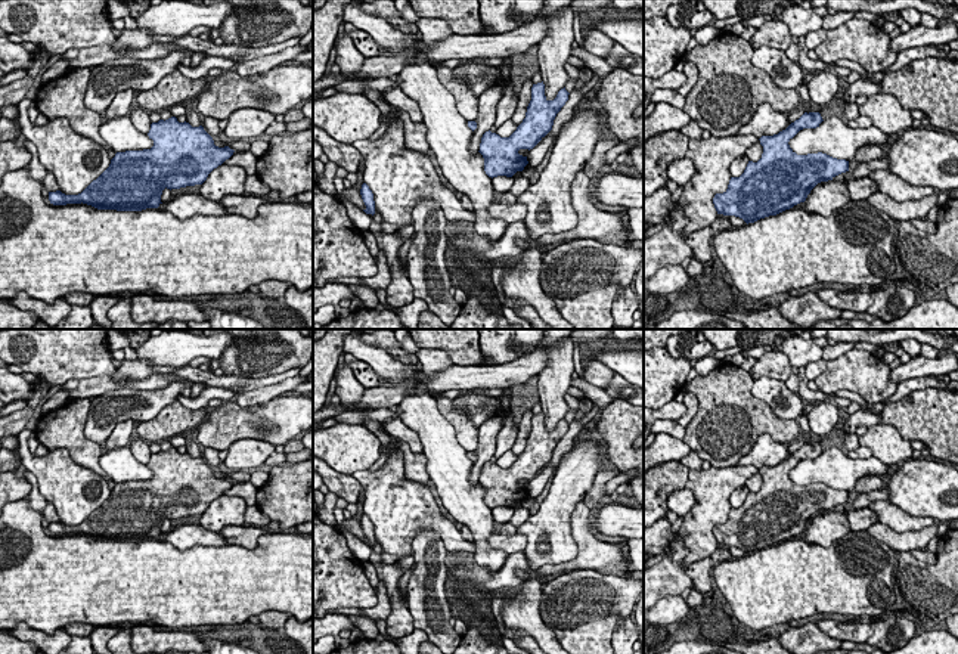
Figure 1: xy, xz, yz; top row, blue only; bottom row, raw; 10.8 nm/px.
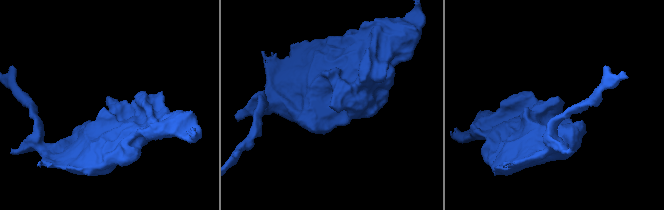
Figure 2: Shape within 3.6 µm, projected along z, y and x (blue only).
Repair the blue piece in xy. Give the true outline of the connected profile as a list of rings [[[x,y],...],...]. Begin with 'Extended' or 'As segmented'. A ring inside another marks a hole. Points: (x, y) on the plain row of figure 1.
As segmented. [[[176,447],[151,455],[148,464],[154,471],[151,480],[117,483],[109,498],[93,511],[81,524],[65,526],[61,521],[49,523],[53,536],[87,534],[97,540],[142,542],[158,539],[162,521],[202,515],[208,505],[233,486],[229,477],[218,478],[202,456],[192,458],[179,453]]]

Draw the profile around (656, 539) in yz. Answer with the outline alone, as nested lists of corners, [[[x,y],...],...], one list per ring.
[[[667,517],[657,520],[651,527],[644,527],[644,555],[661,555],[672,537],[672,523]]]

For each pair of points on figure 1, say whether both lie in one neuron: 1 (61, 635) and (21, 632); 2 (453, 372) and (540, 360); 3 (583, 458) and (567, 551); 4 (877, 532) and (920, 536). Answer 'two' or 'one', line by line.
1: one
2: one
3: one
4: one

